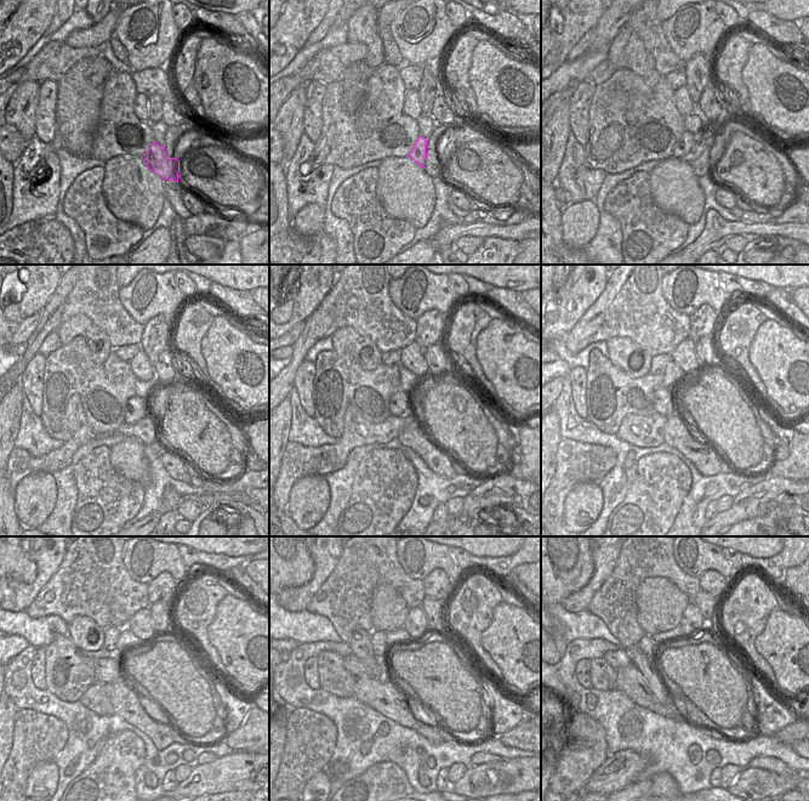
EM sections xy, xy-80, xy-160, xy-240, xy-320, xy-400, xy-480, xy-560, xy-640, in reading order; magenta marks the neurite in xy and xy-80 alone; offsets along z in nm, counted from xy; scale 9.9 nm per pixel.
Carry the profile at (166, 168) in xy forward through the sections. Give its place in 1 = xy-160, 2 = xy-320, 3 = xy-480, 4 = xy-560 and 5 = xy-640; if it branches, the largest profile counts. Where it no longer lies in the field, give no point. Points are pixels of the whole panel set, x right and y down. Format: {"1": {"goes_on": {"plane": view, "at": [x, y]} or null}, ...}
{"1": {"goes_on": {"plane": "xy-160", "at": [687, 142]}}, "2": {"goes_on": {"plane": "xy-320", "at": [400, 404]}}, "3": {"goes_on": {"plane": "xy-480", "at": [108, 668]}}, "4": {"goes_on": {"plane": "xy-560", "at": [376, 669]}}, "5": {"goes_on": {"plane": "xy-640", "at": [619, 658]}}}

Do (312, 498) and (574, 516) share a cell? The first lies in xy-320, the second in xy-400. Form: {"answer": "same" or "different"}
{"answer": "same"}

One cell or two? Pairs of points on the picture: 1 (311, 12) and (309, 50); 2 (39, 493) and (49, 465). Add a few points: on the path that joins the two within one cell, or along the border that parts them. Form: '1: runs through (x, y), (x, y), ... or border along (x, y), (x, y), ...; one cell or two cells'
1: border along (305, 44), (285, 66); two cells
2: border along (51, 472), (29, 473), (20, 482); two cells

